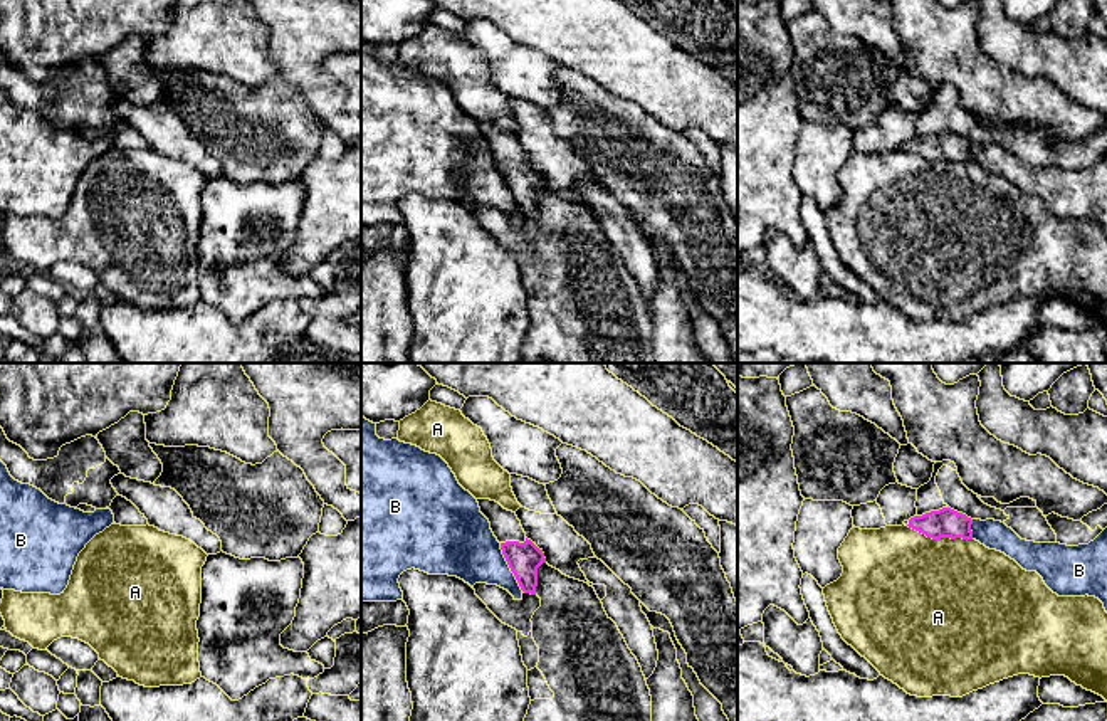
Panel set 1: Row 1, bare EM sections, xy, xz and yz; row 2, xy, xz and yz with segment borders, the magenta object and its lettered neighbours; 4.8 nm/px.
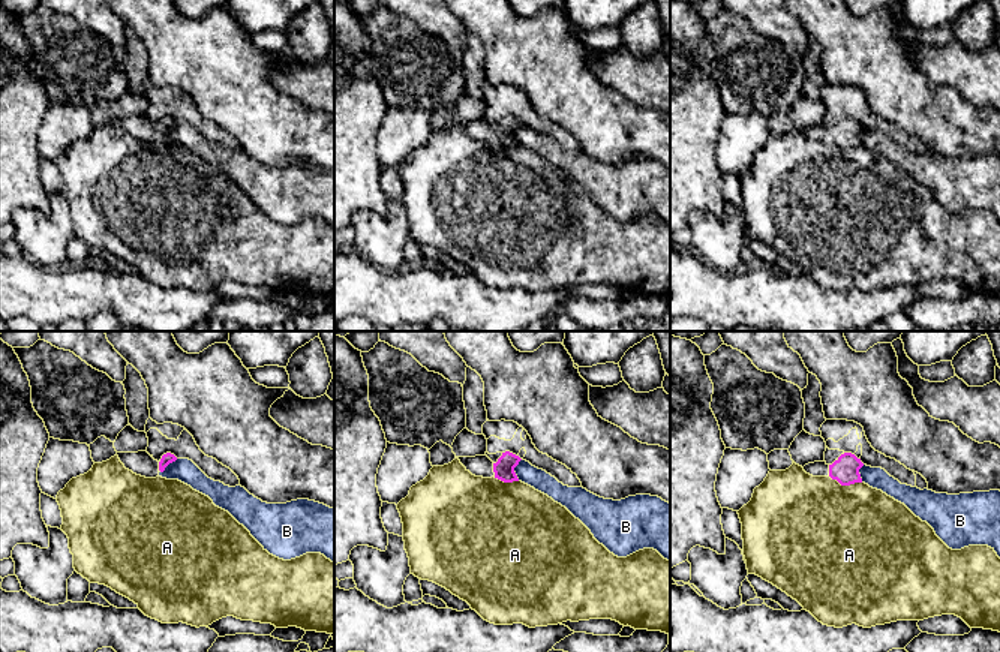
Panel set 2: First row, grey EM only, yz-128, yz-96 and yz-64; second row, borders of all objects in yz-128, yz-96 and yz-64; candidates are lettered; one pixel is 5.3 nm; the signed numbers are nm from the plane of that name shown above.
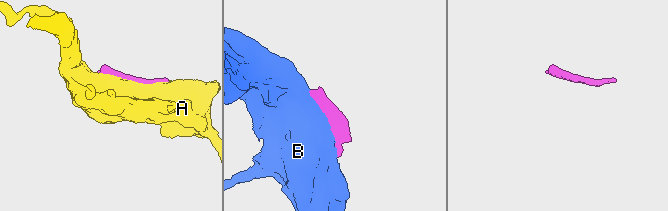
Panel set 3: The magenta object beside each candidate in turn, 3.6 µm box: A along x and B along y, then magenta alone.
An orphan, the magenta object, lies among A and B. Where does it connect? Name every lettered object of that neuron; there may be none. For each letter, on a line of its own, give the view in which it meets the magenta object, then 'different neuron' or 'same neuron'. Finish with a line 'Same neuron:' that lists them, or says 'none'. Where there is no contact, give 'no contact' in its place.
A: meets magenta in yz; different neuron
B: meets magenta in xz; different neuron
Same neuron: none

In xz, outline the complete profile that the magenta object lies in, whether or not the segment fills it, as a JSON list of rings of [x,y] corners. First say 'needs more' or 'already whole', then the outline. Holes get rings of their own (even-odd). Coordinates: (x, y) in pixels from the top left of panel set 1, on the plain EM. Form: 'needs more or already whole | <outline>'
needs more | [[[477,123],[480,136],[489,143],[491,153],[501,166],[502,178],[524,217],[536,218],[538,192],[546,187],[539,173],[526,156],[516,136],[504,133],[491,123]]]

